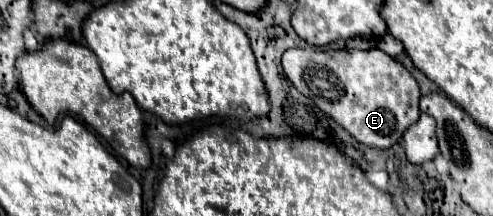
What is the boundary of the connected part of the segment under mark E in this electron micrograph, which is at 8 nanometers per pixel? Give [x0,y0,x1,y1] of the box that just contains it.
[282,49,420,147]

